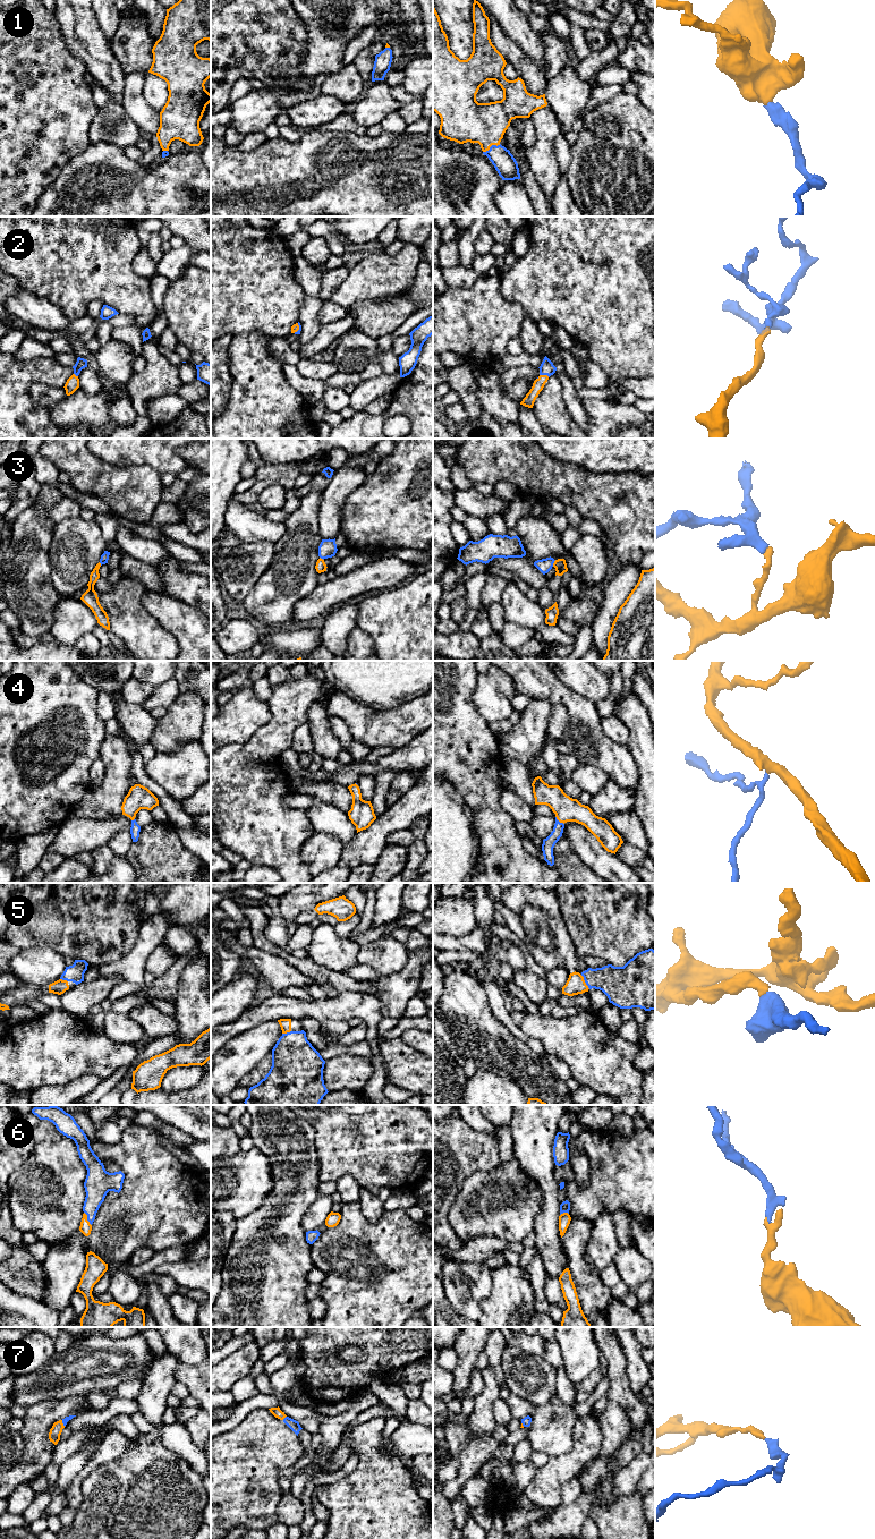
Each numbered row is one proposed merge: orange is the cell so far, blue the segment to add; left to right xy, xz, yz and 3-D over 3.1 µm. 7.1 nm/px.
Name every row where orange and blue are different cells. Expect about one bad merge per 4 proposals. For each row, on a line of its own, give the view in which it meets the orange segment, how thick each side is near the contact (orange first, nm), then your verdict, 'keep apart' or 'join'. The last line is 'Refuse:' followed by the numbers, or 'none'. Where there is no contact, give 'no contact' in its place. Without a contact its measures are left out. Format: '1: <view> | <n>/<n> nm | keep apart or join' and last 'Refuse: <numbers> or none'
1: yz | 300/160 nm | join
2: yz | 80/100 nm | join
3: yz | 90/100 nm | keep apart
4: yz | 180/90 nm | join
5: yz | 140/240 nm | join
6: xy | 90/180 nm | join
7: xz | 70/70 nm | join
Refuse: 3

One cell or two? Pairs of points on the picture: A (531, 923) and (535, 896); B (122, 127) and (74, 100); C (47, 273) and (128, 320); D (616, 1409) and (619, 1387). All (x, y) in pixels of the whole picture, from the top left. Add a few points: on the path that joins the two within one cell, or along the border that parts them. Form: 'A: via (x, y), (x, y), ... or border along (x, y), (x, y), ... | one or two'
A: border along (518, 915), (535, 906), (559, 916) | two
B: border along (99, 110), (91, 124), (88, 138) | two
C: border along (119, 312), (130, 314), (135, 321) | two
D: border along (610, 1400), (614, 1400), (625, 1410), (631, 1425) | two

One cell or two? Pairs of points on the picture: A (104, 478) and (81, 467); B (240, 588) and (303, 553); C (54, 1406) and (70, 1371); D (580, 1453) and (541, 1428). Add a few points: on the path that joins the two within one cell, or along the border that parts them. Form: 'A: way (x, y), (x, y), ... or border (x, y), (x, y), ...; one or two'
A: way (99, 478), (86, 470); one
B: border (273, 555), (270, 567), (243, 600); two
C: border (84, 1396), (48, 1399), (32, 1405); two
D: border (576, 1421), (572, 1446), (558, 1455), (550, 1456); two

